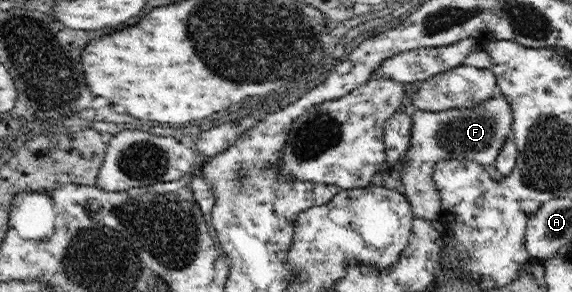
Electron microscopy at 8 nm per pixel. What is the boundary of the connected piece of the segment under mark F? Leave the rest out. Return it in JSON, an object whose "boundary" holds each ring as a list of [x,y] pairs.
{"boundary":[[[494,97],[471,109],[448,109],[440,113],[418,110],[411,119],[412,133],[408,153],[404,163],[401,163],[400,179],[416,219],[434,222],[441,210],[441,195],[433,183],[433,167],[444,159],[470,159],[484,167],[495,164],[504,140],[514,136],[512,110],[506,98]]]}

